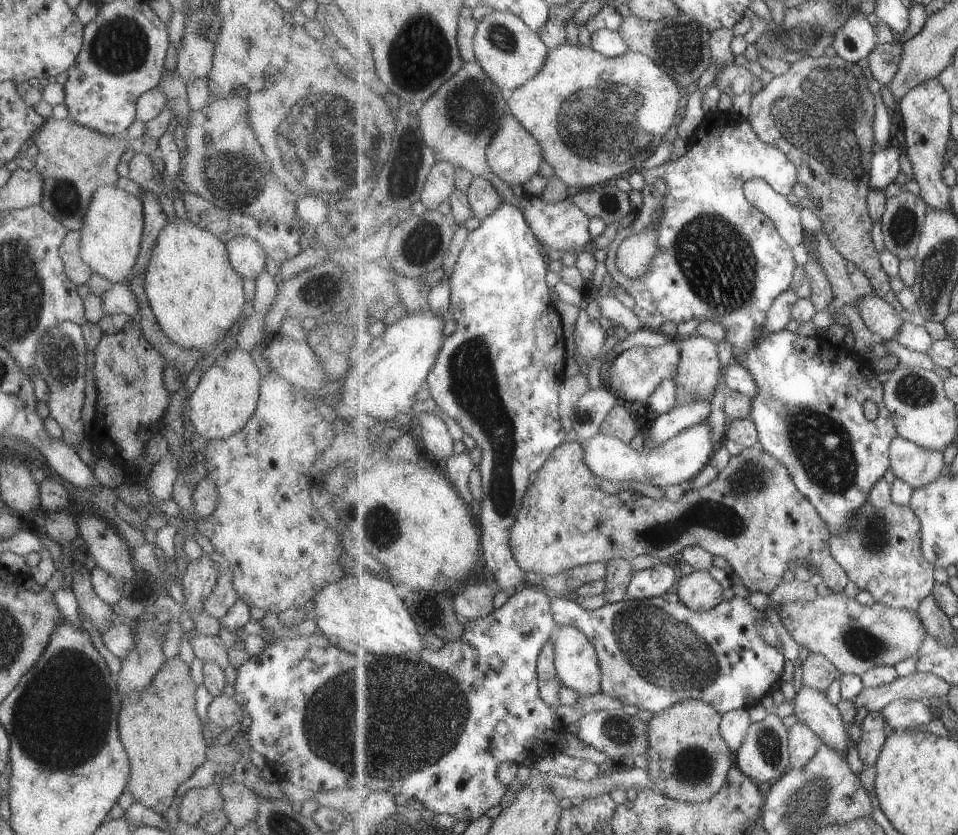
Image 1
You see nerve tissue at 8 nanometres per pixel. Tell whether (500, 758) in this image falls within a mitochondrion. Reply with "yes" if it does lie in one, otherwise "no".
no

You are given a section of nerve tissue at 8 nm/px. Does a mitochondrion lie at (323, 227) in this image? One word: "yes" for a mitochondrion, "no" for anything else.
no

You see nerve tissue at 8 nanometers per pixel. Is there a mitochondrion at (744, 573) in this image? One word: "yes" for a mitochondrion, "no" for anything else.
no

